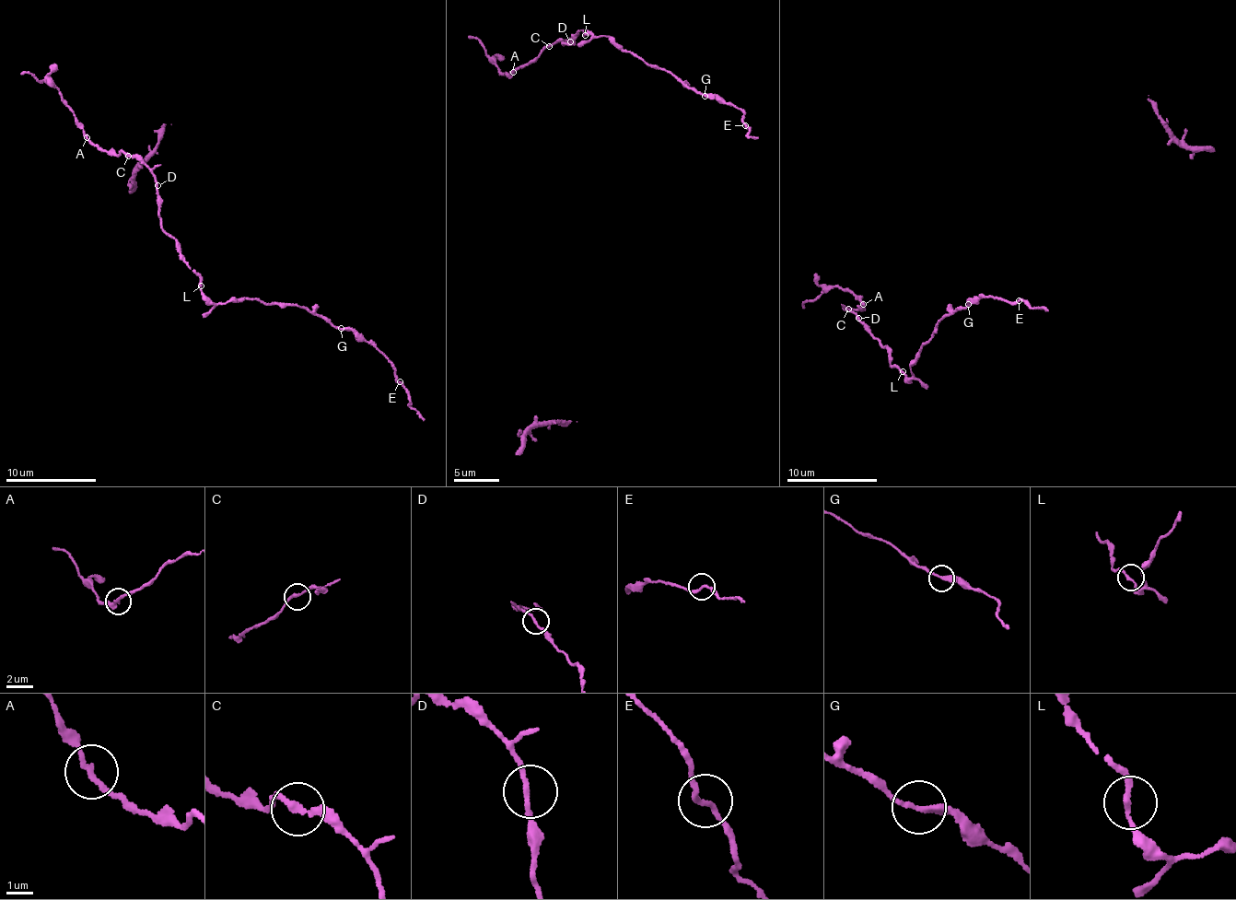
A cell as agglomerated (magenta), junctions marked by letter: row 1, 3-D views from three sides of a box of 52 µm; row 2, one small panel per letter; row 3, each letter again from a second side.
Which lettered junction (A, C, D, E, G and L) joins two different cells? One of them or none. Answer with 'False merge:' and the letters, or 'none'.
False merge: none

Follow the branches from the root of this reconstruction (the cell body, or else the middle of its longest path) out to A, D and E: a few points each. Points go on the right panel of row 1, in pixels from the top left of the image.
A: (845, 309), (857, 307), (862, 310), (863, 303)
D: (845, 309), (858, 318)
E: (845, 309), (888, 347), (889, 366), (908, 378), (919, 347), (950, 310), (977, 296), (1019, 300)

